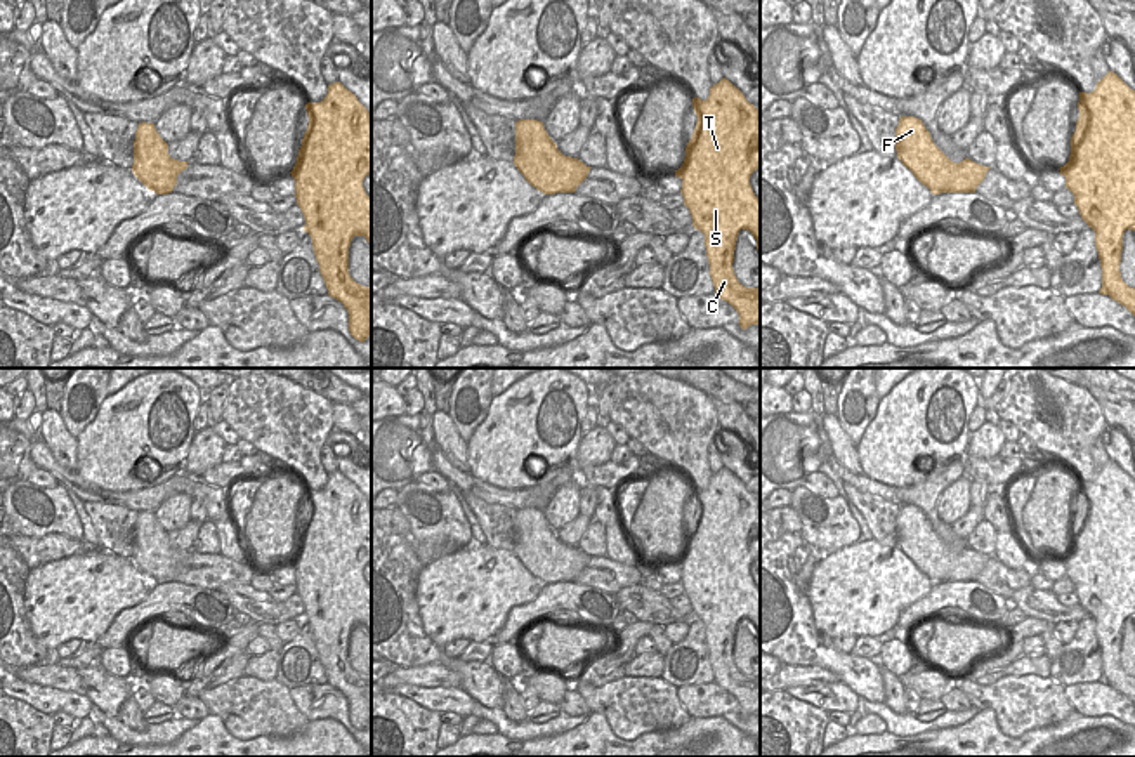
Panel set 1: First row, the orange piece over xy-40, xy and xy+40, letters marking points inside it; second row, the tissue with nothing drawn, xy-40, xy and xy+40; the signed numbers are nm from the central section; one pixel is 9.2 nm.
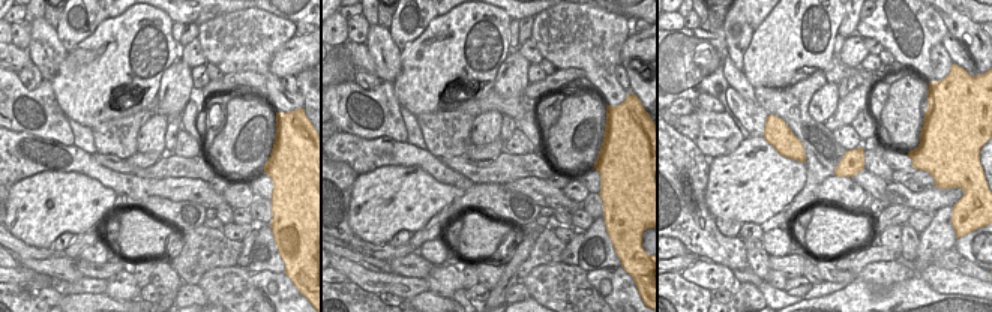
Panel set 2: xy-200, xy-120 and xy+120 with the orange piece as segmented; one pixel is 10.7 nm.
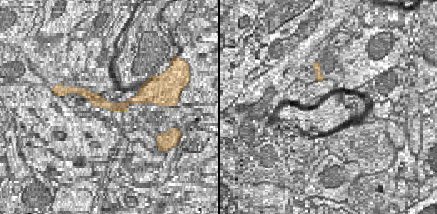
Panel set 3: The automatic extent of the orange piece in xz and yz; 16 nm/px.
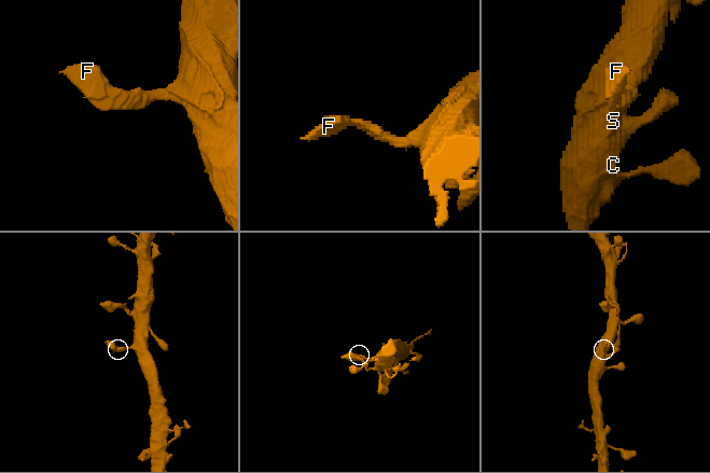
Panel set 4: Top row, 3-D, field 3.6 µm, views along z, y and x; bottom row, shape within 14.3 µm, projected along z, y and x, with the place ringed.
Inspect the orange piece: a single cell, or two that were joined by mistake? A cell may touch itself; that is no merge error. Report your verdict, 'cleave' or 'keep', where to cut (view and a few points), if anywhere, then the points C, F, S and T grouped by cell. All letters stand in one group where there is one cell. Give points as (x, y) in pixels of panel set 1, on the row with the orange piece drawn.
keep; cut none; groups C F S T

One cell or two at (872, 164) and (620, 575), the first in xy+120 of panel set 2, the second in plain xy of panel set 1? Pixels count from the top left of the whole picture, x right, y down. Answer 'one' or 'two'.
two

